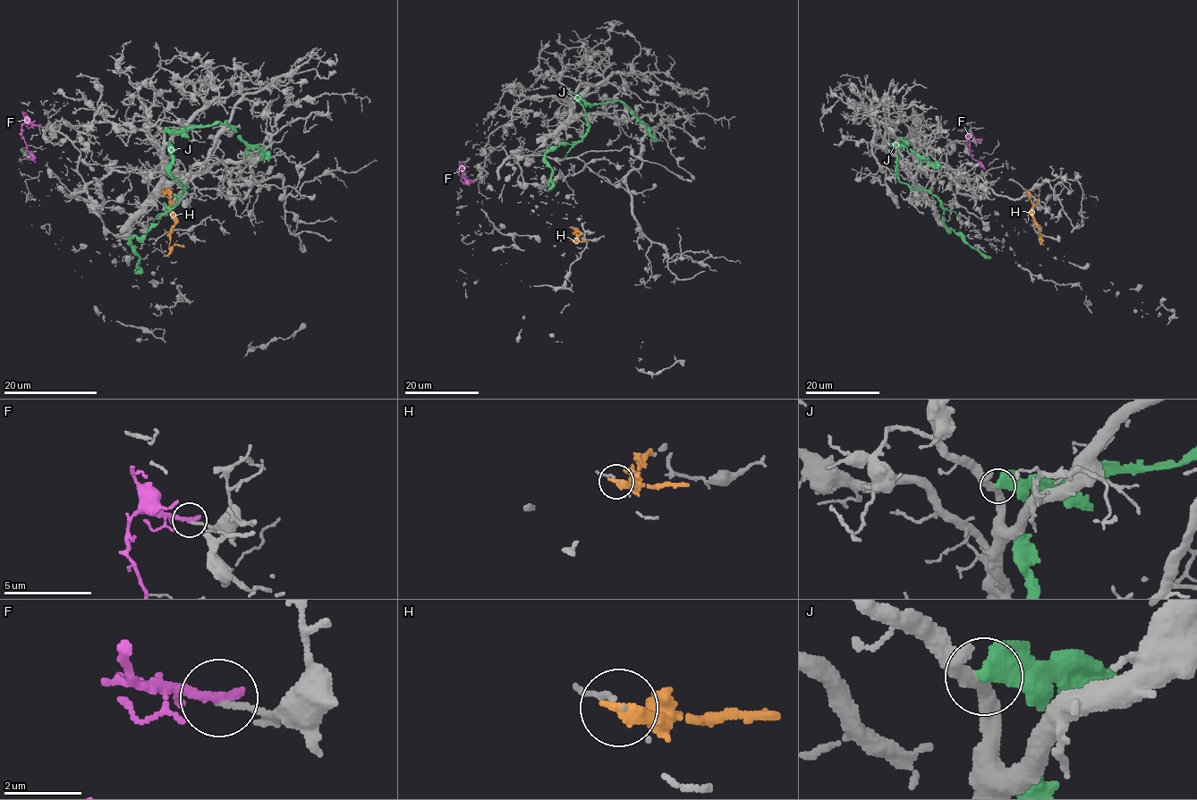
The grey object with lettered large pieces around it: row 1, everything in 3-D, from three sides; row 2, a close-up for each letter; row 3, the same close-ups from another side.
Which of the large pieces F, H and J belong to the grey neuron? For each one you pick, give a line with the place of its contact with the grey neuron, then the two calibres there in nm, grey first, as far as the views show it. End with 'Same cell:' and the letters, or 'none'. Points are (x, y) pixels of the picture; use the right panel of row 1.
Same cell: none

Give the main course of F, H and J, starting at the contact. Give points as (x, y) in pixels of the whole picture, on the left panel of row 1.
F: (38, 125), (29, 124), (26, 120), (22, 125), (21, 136), (31, 157), (22, 159)
H: (165, 255), (170, 251), (170, 232), (174, 215), (170, 209), (171, 197), (161, 189)
J: (164, 131), (170, 135), (170, 173), (186, 189), (146, 232), (130, 240), (140, 257), (140, 269), (134, 273)

